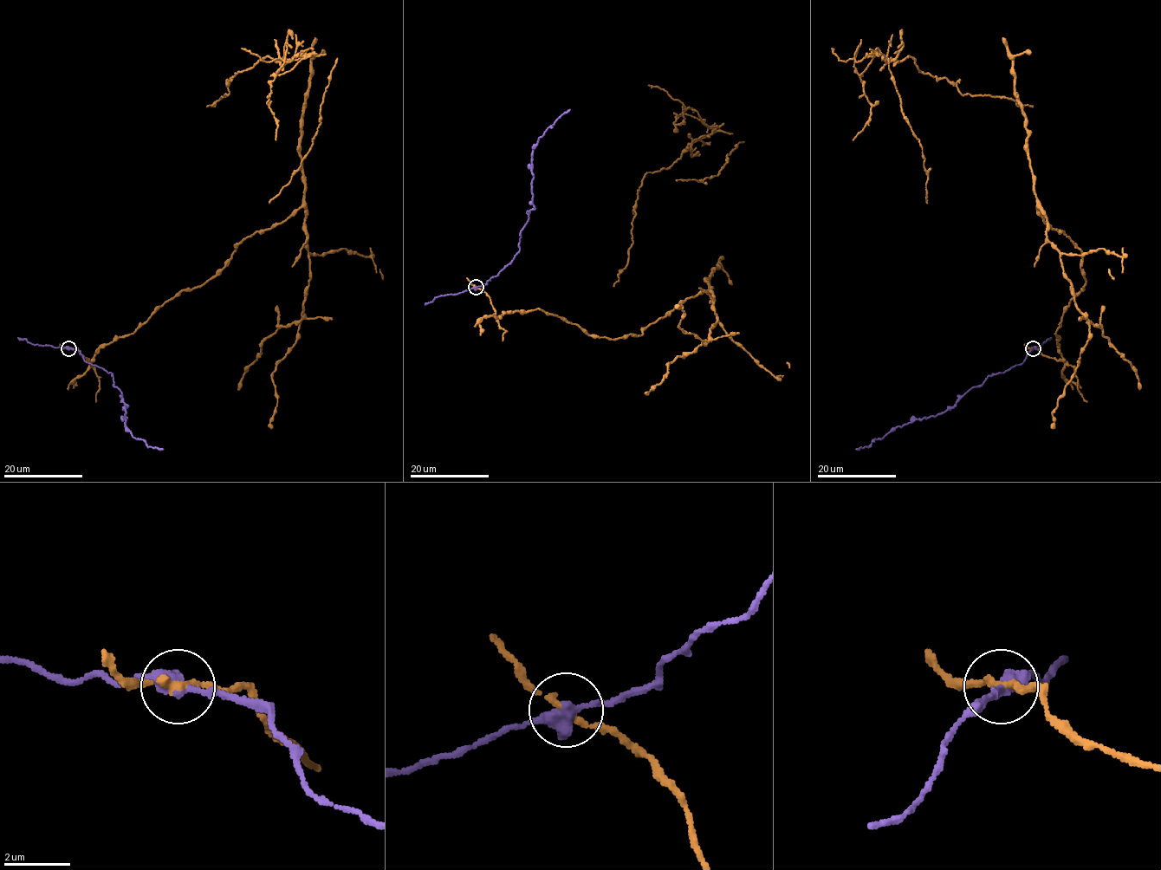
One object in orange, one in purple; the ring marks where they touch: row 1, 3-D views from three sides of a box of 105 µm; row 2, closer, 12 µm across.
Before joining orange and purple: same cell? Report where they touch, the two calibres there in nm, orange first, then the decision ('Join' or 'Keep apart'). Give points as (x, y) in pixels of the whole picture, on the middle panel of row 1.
Place: (476, 287). Thickness 220 nm (orange) against 420 nm. Keep apart

